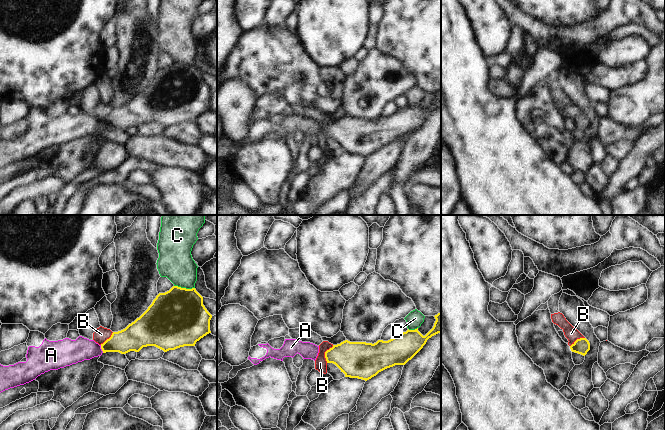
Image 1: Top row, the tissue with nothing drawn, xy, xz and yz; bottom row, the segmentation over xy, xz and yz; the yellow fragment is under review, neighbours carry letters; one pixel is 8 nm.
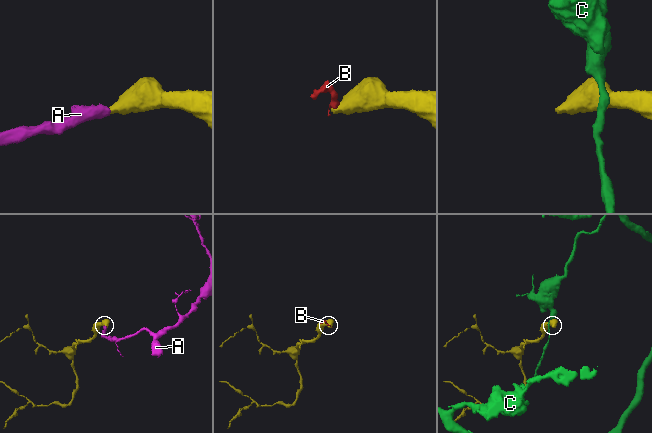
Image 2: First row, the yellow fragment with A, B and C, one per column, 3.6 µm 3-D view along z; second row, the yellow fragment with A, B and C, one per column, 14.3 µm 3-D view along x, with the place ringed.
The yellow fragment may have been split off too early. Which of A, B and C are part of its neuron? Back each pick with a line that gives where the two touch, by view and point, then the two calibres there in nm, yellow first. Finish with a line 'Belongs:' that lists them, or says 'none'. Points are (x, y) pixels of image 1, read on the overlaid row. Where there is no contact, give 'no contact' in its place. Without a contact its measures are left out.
A: xy (101, 348) | 190/190 nm
Belongs: A

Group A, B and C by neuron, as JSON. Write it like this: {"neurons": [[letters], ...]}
{"neurons": [["A"], ["B"], ["C"]]}

